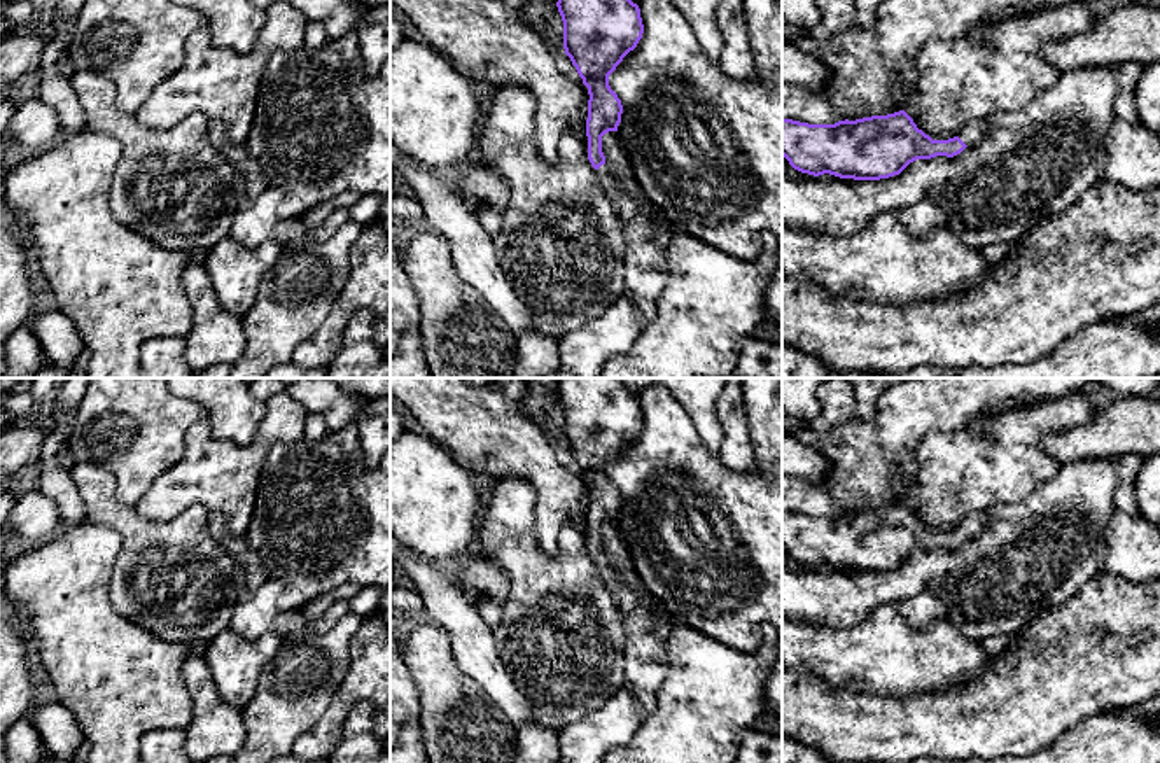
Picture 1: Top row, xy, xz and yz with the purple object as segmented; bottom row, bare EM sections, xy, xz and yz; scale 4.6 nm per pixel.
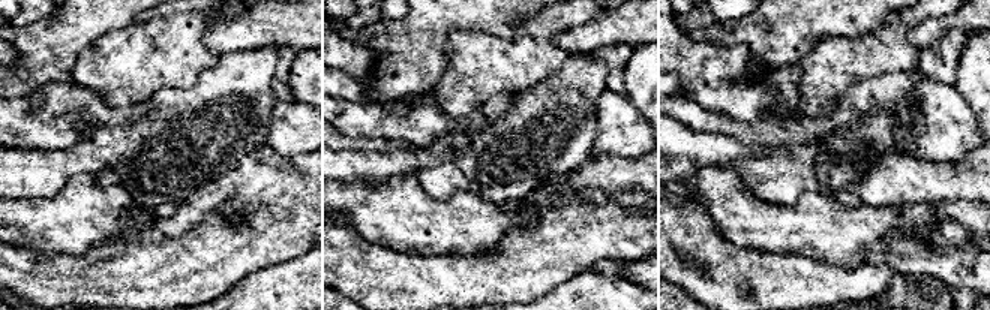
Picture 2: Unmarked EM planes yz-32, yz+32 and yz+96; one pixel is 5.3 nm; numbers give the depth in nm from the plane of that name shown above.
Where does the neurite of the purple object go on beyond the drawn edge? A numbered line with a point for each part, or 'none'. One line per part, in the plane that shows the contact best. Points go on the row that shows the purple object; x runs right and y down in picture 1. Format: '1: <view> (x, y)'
1: yz (973, 133)

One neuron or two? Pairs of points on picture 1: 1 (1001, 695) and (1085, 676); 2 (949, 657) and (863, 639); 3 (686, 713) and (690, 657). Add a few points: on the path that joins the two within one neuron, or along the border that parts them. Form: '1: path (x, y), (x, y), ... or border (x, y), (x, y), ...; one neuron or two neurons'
1: path (1022, 695), (1029, 695), (1052, 676), (1064, 676); one neuron
2: path (928, 657), (917, 648), (884, 648); one neuron
3: path (684, 699), (690, 693), (690, 671); one neuron

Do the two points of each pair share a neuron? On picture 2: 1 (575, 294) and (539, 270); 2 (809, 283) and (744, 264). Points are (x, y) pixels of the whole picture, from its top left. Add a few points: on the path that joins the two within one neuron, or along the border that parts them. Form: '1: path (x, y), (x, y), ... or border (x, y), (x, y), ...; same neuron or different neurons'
1: border (587, 268), (546, 294); different neurons
2: path (792, 282), (761, 280); same neuron

